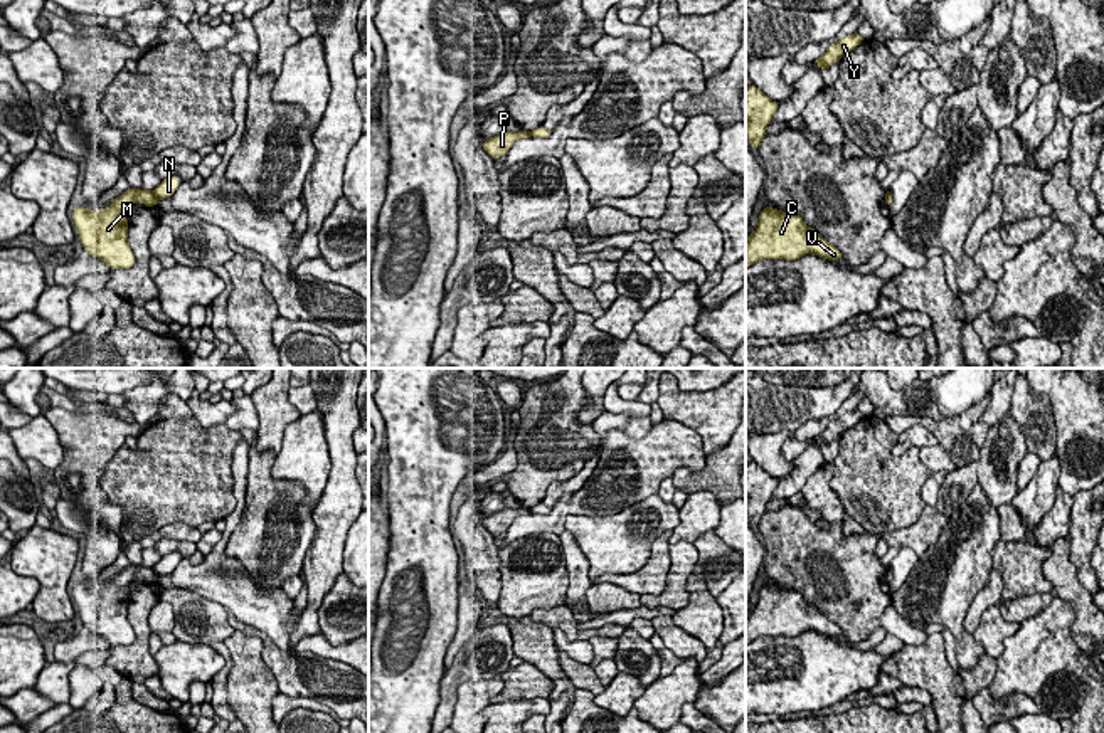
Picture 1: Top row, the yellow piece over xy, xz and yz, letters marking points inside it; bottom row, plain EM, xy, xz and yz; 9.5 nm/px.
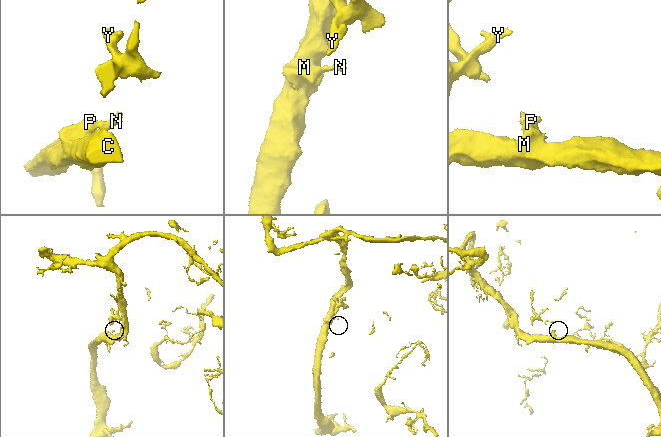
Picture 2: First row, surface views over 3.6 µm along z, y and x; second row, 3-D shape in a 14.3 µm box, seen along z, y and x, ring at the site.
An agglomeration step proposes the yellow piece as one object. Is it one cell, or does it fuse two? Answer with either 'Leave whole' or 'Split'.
Split

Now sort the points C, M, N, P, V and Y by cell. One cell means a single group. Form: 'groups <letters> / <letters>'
groups C M P V / N Y

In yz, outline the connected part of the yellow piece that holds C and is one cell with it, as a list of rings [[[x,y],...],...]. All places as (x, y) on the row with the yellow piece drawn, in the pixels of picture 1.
[[[767,205],[759,215],[757,229],[746,240],[746,267],[759,259],[796,261],[804,254],[828,261],[843,259],[843,254],[809,229],[803,217]]]

